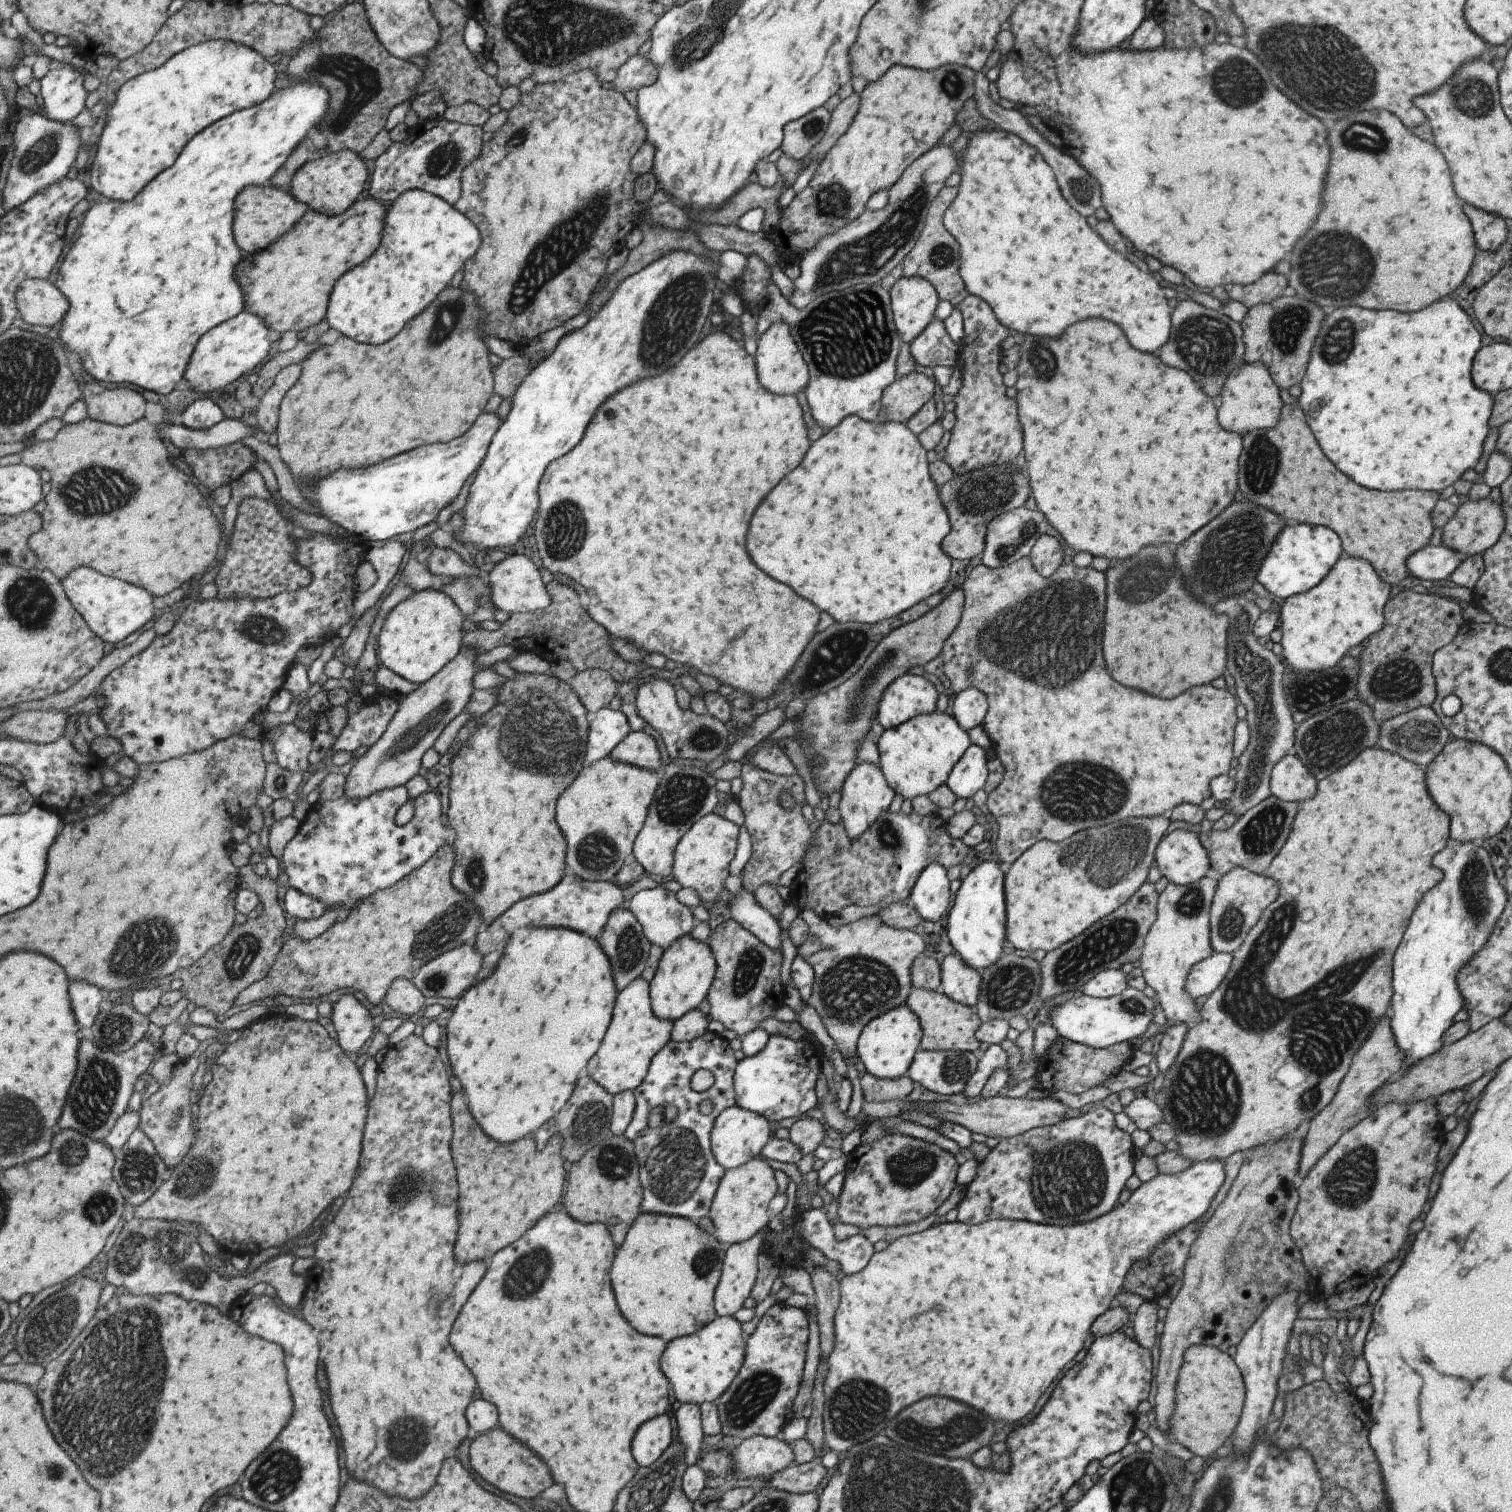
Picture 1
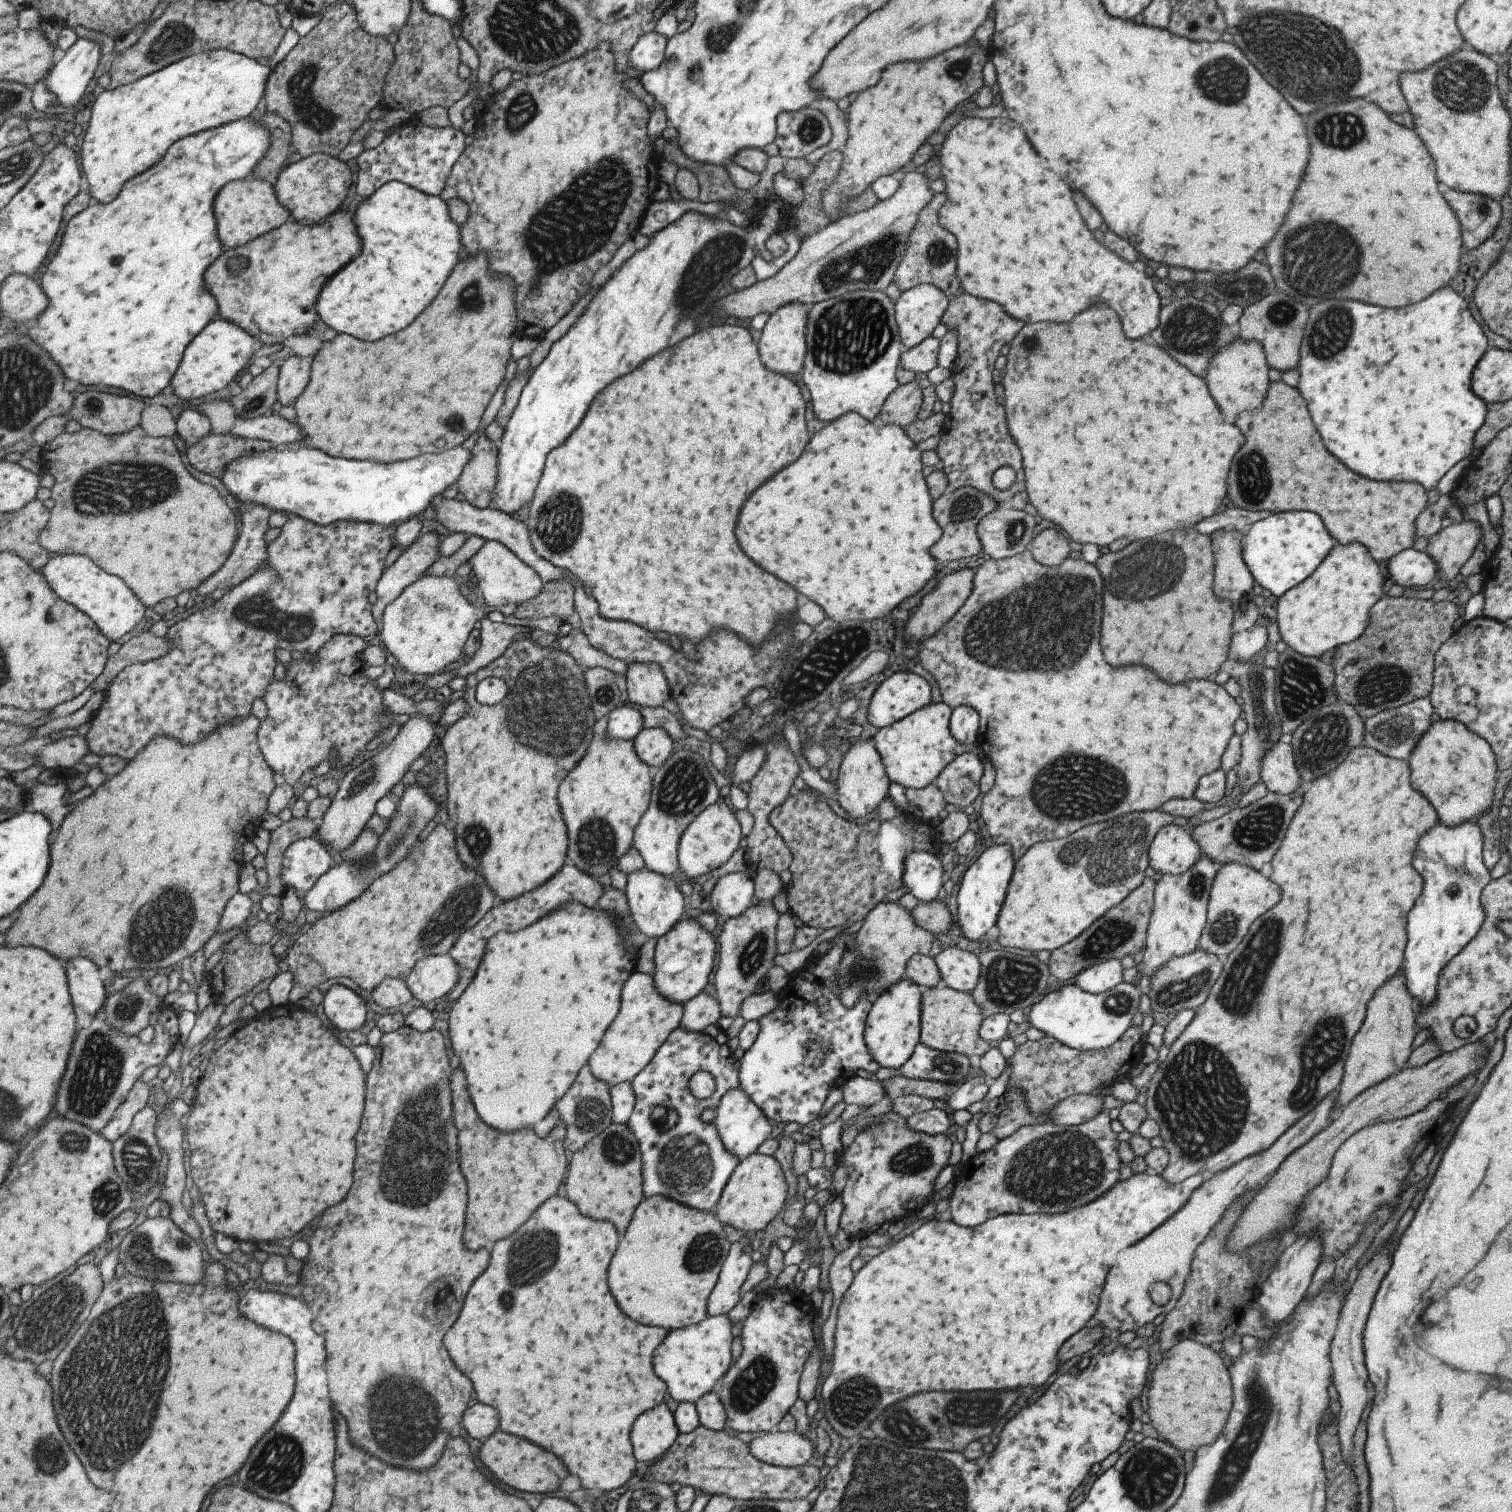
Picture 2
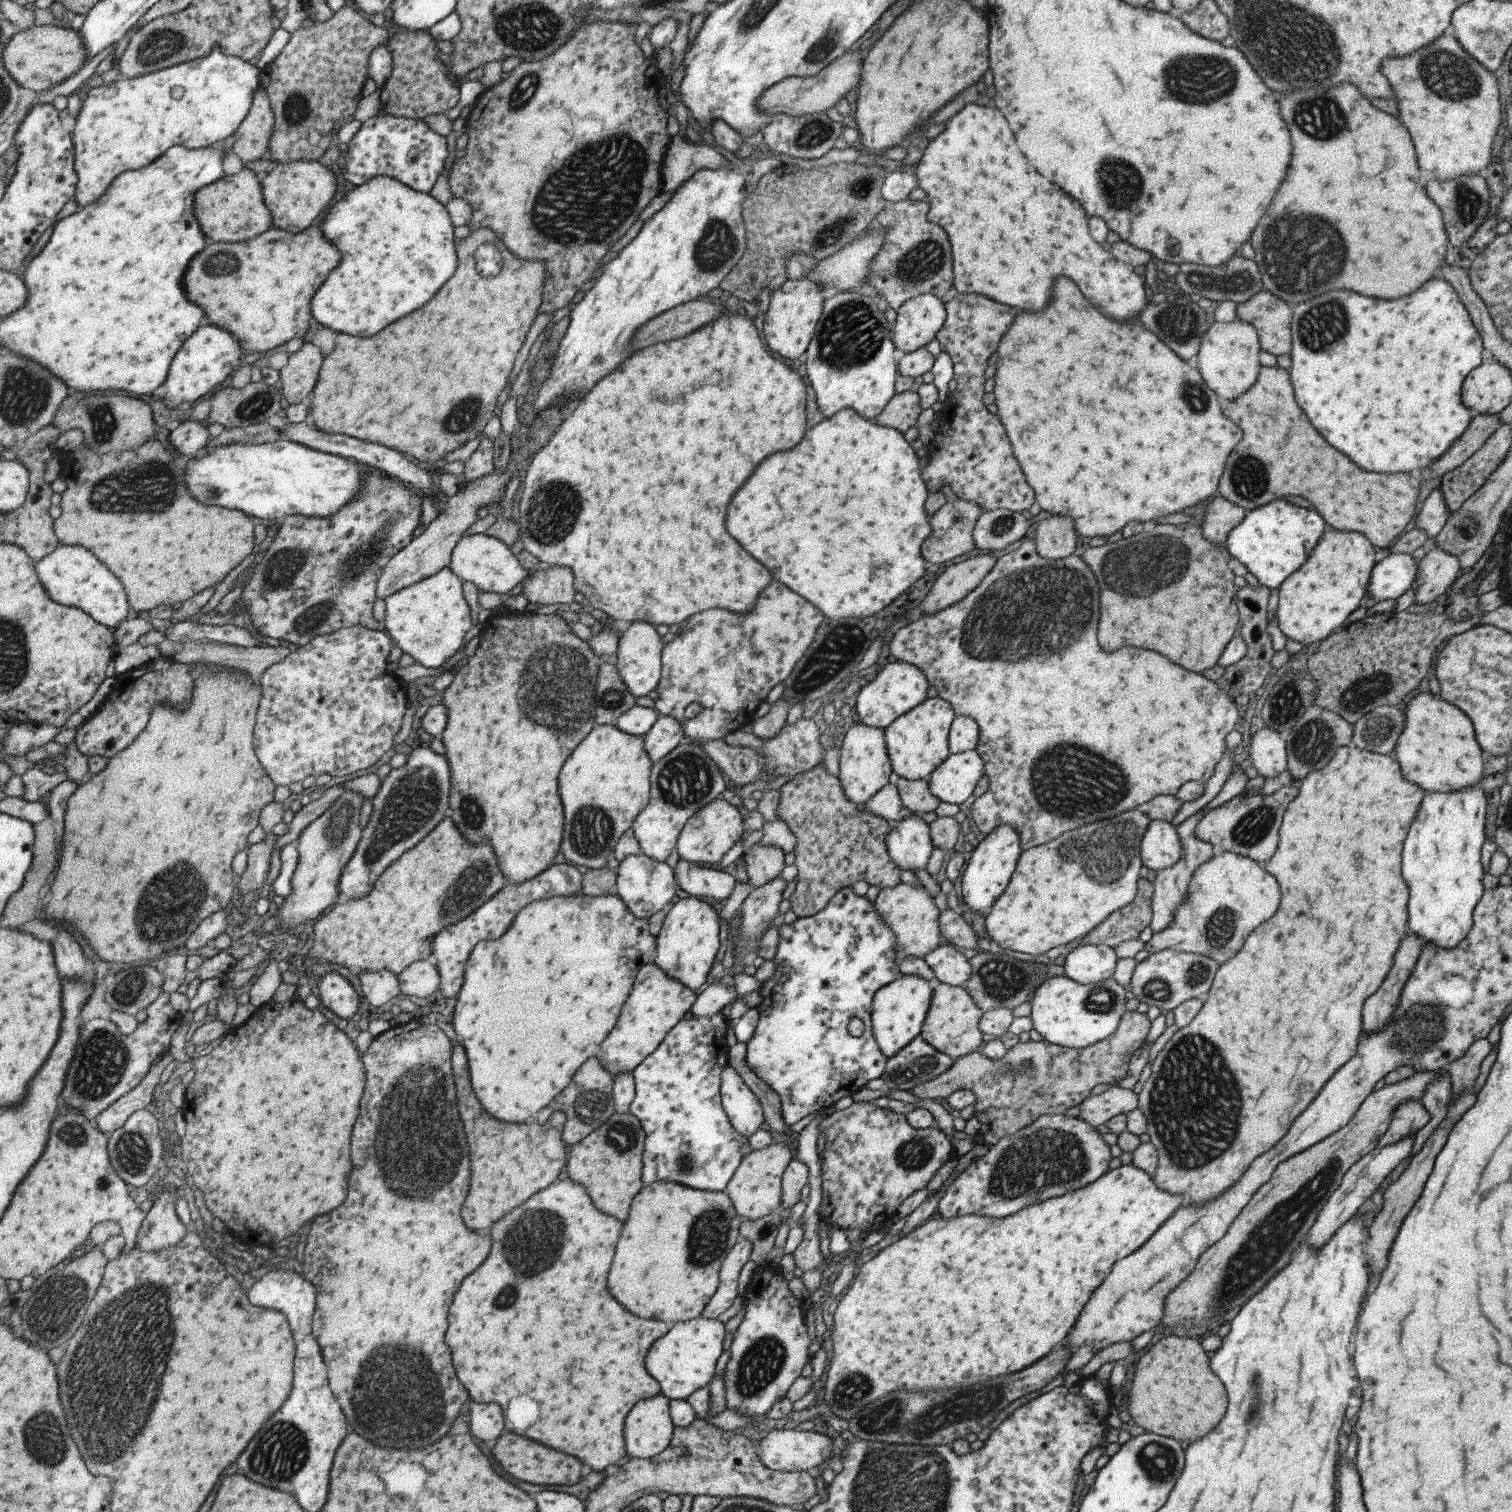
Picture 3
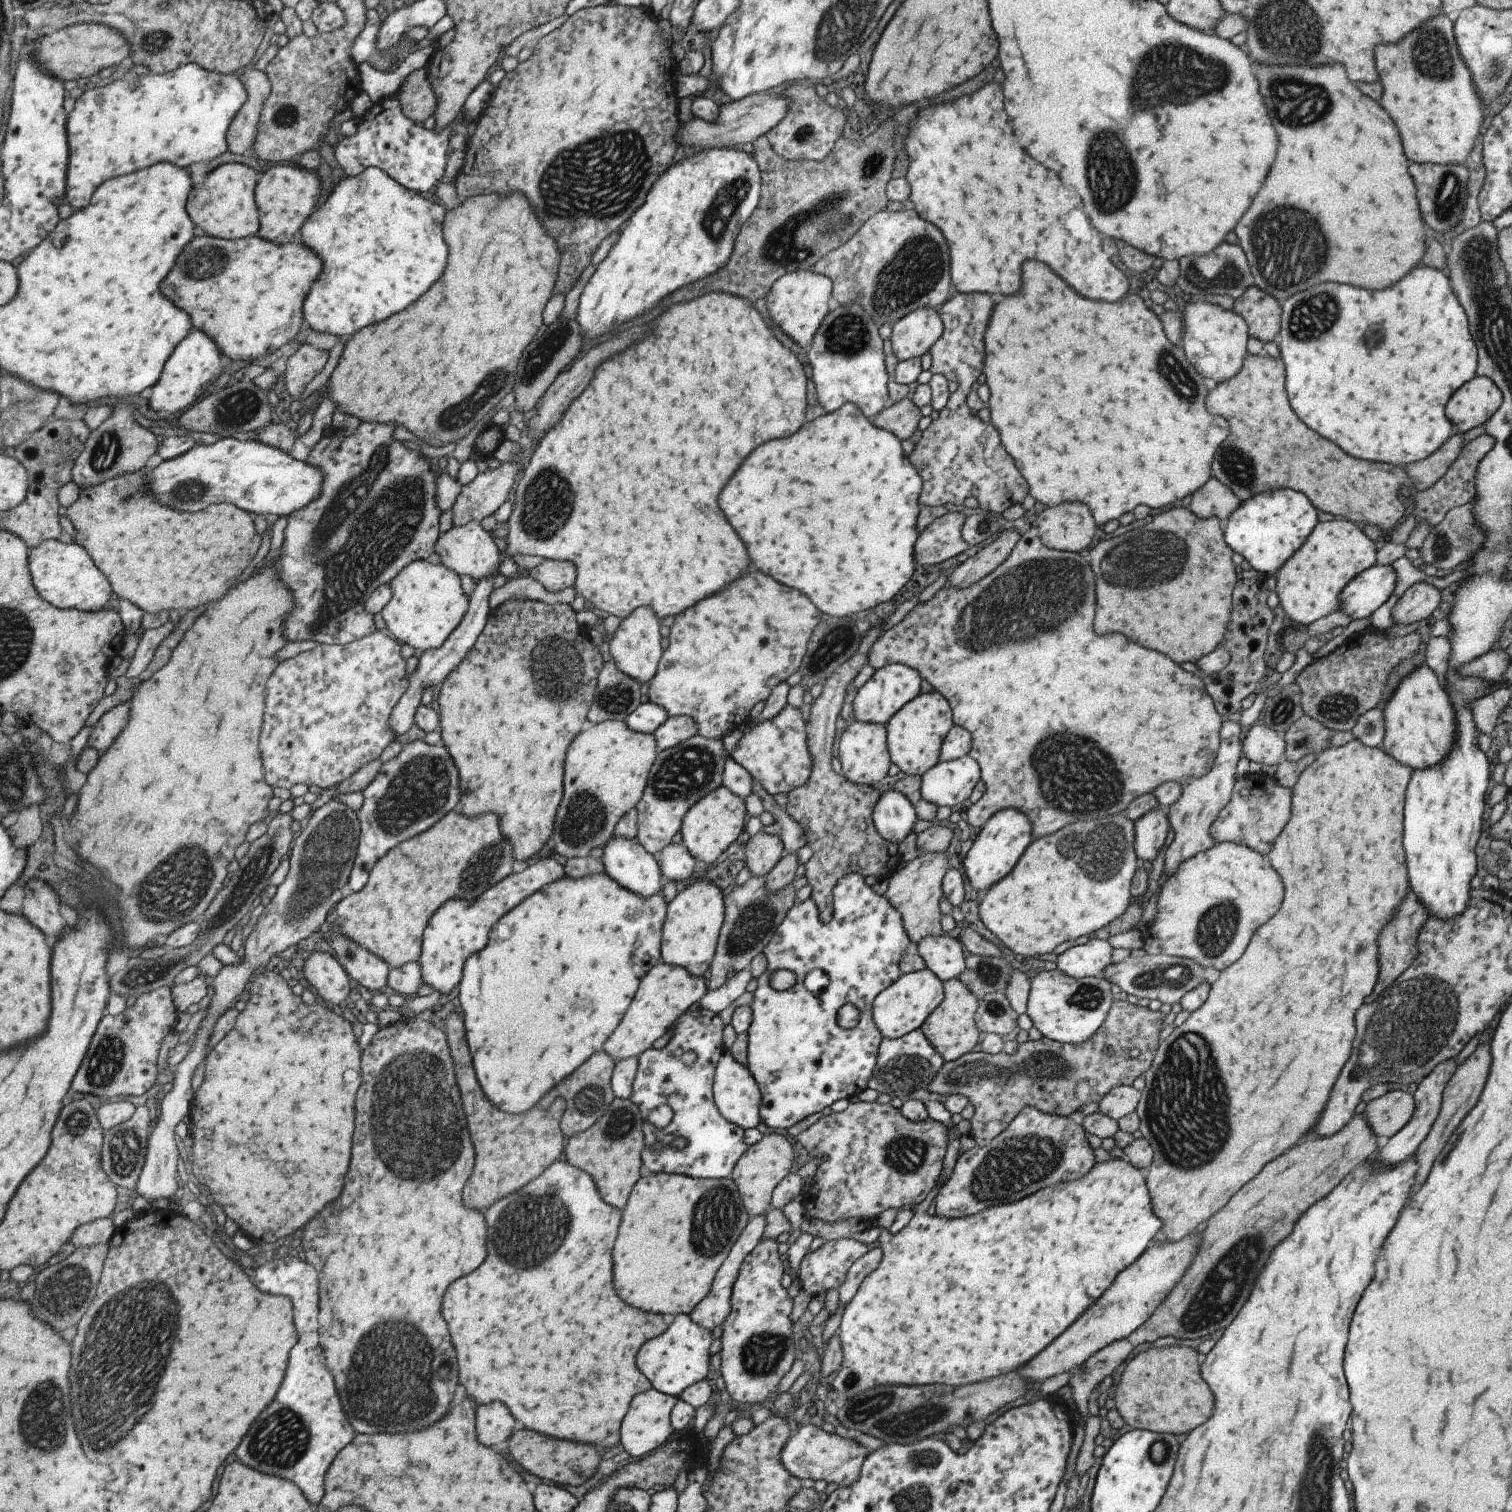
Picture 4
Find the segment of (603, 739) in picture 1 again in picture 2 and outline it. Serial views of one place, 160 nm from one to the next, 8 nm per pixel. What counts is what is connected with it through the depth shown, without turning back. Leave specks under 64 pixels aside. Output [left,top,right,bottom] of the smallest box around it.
[607,702,643,739]

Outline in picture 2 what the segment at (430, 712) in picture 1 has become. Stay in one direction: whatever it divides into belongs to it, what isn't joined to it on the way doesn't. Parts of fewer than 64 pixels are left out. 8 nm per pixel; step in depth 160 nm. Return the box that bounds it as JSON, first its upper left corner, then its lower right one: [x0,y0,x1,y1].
[318,715,435,860]

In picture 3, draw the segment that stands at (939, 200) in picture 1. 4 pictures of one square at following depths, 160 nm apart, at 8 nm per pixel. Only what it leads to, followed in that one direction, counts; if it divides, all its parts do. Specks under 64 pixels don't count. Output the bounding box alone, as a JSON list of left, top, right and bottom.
[866,198,952,310]

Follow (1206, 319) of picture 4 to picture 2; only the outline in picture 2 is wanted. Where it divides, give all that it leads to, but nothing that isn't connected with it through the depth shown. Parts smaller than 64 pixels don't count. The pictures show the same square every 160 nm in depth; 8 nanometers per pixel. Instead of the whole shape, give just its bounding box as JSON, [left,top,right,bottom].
[1204,336,1270,418]

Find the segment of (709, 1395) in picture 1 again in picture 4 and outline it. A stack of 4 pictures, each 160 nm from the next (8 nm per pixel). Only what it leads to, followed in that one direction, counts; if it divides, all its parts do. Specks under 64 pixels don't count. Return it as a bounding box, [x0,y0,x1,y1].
[637,1315,711,1397]

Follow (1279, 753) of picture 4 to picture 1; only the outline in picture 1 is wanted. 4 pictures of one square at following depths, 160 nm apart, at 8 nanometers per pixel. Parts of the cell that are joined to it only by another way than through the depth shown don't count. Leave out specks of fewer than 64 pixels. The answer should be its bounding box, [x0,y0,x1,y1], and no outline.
[1271,755,1315,803]

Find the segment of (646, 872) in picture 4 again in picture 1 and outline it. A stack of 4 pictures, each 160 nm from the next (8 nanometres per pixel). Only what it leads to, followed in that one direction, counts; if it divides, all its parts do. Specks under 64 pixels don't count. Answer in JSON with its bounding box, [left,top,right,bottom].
[625,880,691,949]

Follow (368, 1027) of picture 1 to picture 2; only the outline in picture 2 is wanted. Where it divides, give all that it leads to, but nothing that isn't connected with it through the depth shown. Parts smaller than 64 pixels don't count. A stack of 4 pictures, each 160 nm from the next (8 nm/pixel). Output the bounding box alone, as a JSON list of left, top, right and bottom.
[322,983,371,1033]

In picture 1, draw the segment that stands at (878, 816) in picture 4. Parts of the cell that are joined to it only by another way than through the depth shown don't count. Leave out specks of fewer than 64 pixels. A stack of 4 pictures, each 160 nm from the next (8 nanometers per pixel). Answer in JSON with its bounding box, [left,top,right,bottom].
[906,862,952,922]

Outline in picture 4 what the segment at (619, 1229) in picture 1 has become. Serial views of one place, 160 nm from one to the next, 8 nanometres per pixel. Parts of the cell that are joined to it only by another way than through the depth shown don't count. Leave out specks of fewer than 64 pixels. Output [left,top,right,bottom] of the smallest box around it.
[565,1097,643,1210]

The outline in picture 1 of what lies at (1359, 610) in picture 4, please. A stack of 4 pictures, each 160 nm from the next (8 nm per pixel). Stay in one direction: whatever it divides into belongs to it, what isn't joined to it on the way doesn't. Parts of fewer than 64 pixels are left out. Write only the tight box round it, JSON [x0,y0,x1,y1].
[1405,546,1461,582]

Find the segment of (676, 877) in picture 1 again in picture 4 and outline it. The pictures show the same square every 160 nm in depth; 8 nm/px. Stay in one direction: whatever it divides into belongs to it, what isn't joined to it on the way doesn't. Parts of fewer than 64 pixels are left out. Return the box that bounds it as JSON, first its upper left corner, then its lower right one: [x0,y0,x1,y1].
[680,785,745,867]

